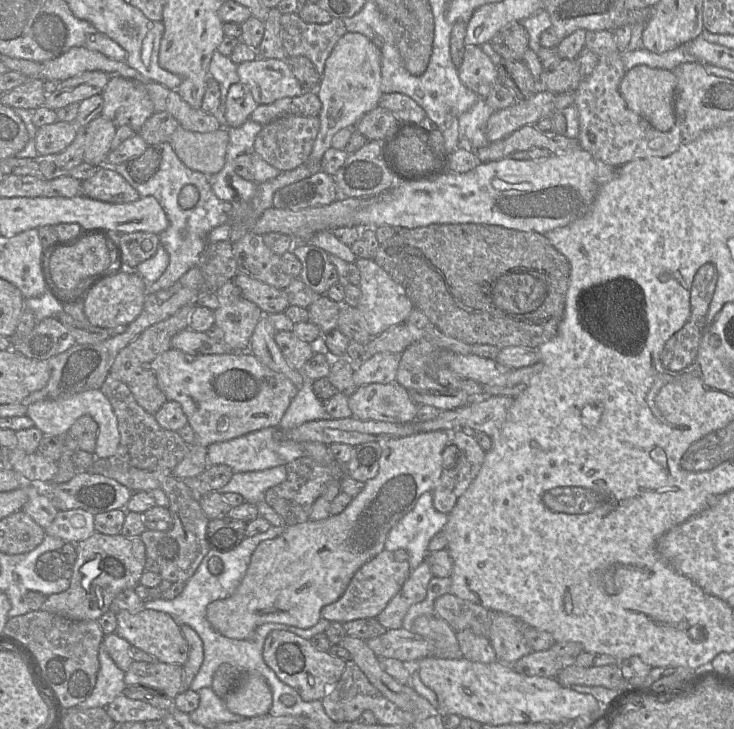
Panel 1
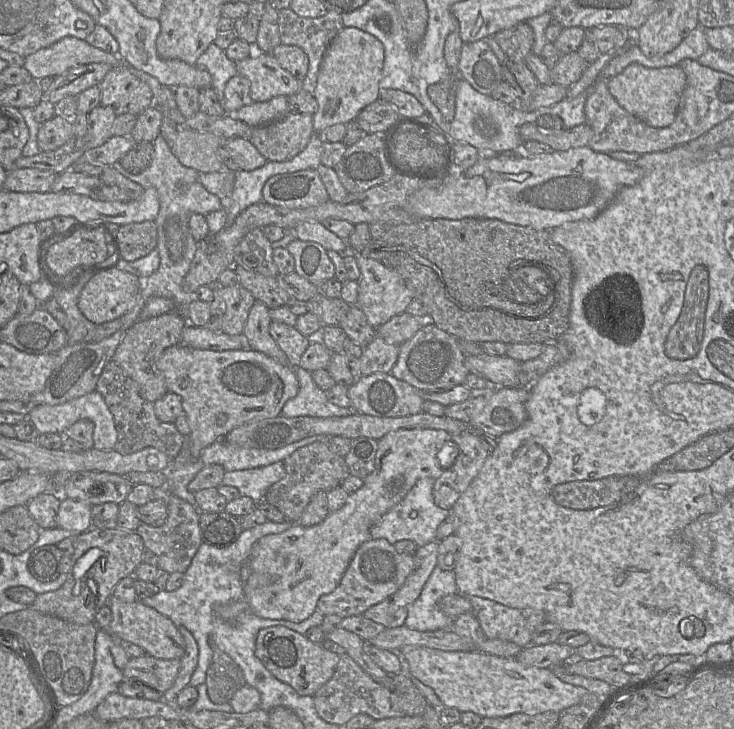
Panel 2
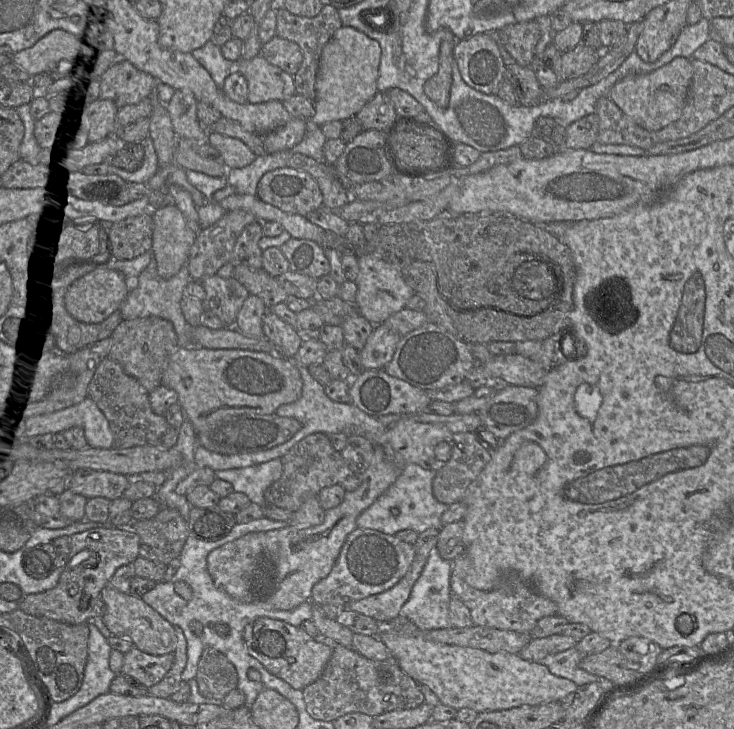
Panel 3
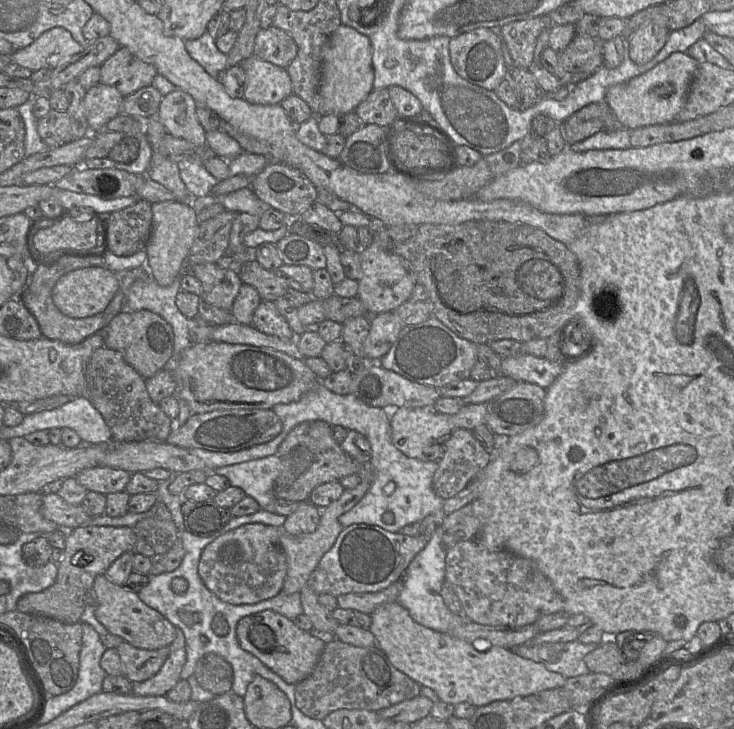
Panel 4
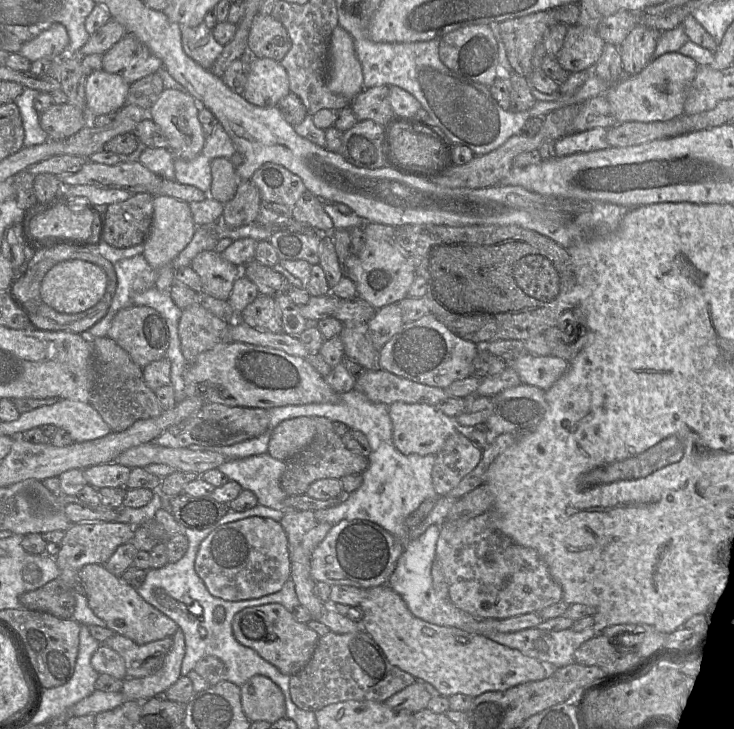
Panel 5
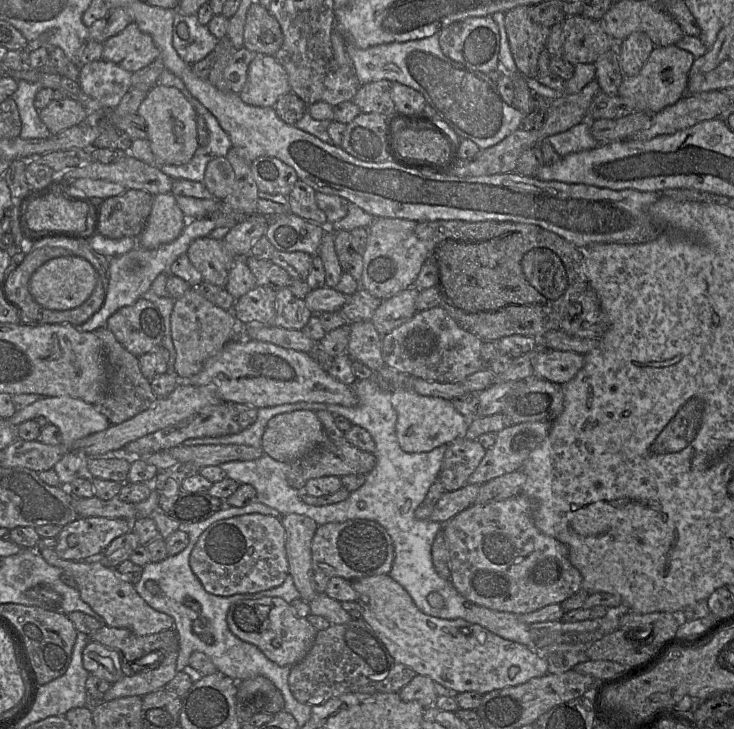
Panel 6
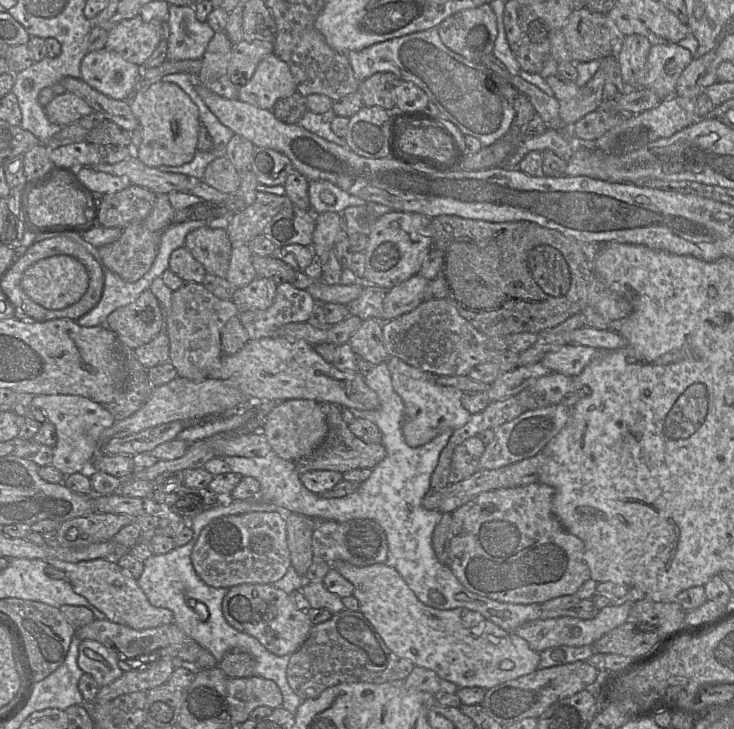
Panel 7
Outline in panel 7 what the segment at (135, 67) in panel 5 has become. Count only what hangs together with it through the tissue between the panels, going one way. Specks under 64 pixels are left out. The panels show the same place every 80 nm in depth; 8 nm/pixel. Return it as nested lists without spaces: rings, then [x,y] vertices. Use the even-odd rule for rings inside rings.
[[[137,15],[119,22],[108,32],[105,48],[141,66],[150,58],[163,36],[169,37],[167,22],[145,22]]]

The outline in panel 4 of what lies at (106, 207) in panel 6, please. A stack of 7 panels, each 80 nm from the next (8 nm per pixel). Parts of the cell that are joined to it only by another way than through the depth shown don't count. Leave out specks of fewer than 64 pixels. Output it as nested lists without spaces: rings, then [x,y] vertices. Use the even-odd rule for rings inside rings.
[[[144,199],[108,215],[108,248],[116,256],[145,250],[152,230],[152,207]]]

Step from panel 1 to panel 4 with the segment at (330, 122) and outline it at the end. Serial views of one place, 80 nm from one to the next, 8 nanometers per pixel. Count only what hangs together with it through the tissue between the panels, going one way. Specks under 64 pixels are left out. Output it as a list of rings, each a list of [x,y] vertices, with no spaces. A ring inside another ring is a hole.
[[[340,25],[322,50],[319,92],[323,113],[340,116],[355,111],[373,91],[373,82],[372,46],[369,38],[353,28]]]

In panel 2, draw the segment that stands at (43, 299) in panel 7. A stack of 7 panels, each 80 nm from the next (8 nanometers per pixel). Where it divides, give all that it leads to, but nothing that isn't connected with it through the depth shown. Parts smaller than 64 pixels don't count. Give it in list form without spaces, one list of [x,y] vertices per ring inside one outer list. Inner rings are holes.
[[[118,268],[100,272],[83,286],[78,298],[79,310],[96,325],[120,318],[134,306],[141,281]]]

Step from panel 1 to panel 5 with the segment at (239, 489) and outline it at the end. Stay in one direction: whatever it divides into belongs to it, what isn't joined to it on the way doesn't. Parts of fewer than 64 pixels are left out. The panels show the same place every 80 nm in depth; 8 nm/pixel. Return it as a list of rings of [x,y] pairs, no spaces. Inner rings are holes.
[[[266,453],[238,460],[228,460],[217,469],[229,480],[237,482],[243,489],[252,491],[257,497],[258,504],[283,513],[289,513],[294,512],[294,510],[284,506],[284,500],[288,495],[280,485],[280,478],[285,467],[284,461],[277,460]]]

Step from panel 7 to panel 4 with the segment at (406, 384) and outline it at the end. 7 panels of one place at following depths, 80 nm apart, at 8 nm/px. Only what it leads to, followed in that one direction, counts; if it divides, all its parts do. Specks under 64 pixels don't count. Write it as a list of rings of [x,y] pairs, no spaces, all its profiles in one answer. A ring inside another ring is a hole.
[[[433,407],[390,409],[391,437],[393,445],[405,456],[421,461],[439,461],[445,453],[445,442],[455,429],[449,419],[451,415],[444,415]]]

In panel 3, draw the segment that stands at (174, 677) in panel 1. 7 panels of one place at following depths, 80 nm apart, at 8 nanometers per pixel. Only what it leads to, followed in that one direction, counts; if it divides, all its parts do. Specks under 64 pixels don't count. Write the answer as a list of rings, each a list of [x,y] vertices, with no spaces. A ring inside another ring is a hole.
[[[136,647],[124,654],[122,674],[150,688],[159,683],[173,665],[174,654],[155,656]]]

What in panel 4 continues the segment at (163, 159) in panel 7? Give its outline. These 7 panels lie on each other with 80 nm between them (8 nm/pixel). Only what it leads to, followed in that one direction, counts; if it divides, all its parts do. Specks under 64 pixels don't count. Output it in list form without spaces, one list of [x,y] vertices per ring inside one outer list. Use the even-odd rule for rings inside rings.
[[[176,89],[162,98],[157,118],[172,136],[203,147],[206,131],[197,119],[196,108],[197,103],[190,94]]]

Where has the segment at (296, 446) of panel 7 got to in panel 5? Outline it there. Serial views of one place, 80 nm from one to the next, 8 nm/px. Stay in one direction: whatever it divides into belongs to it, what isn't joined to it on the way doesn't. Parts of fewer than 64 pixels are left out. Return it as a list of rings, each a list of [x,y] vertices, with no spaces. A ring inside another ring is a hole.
[[[313,417],[282,421],[271,430],[267,454],[285,462],[309,445],[315,436],[315,428]]]

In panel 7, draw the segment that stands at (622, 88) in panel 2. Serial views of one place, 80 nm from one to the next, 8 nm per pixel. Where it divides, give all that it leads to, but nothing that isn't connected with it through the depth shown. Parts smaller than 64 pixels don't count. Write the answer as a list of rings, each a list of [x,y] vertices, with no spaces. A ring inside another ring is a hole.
[[[678,43],[652,45],[634,88],[650,89],[661,100],[675,96],[677,81],[693,58]]]

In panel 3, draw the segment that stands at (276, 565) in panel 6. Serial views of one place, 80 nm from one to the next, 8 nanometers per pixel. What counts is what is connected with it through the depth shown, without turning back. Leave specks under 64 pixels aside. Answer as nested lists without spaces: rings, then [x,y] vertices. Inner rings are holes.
[[[251,532],[213,549],[207,556],[207,569],[215,586],[241,602],[265,600],[273,590],[273,566],[265,557],[265,545],[265,532]]]

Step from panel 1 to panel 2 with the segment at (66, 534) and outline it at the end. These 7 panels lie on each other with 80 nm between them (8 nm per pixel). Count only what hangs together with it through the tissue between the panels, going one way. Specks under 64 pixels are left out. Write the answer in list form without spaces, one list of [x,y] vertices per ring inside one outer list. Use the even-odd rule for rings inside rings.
[[[65,497],[60,502],[57,526],[71,532],[83,533],[91,529],[91,505]]]

